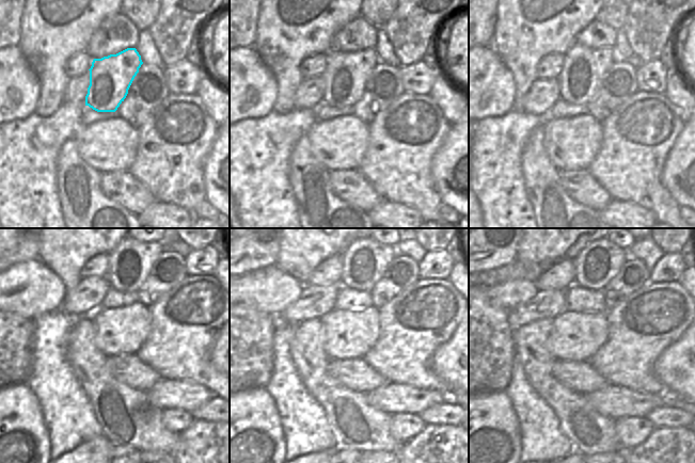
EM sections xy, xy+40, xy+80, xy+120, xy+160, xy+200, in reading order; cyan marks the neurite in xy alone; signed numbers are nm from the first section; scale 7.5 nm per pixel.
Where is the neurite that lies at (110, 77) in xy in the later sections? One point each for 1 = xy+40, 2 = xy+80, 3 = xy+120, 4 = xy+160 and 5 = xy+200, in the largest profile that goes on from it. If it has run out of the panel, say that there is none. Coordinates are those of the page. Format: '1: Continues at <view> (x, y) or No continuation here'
1: Continues at xy+40 (346, 74)
2: Continues at xy+80 (584, 68)
3: Continues at xy+120 (129, 262)
4: Continues at xy+160 (363, 264)
5: Continues at xy+200 (600, 261)

